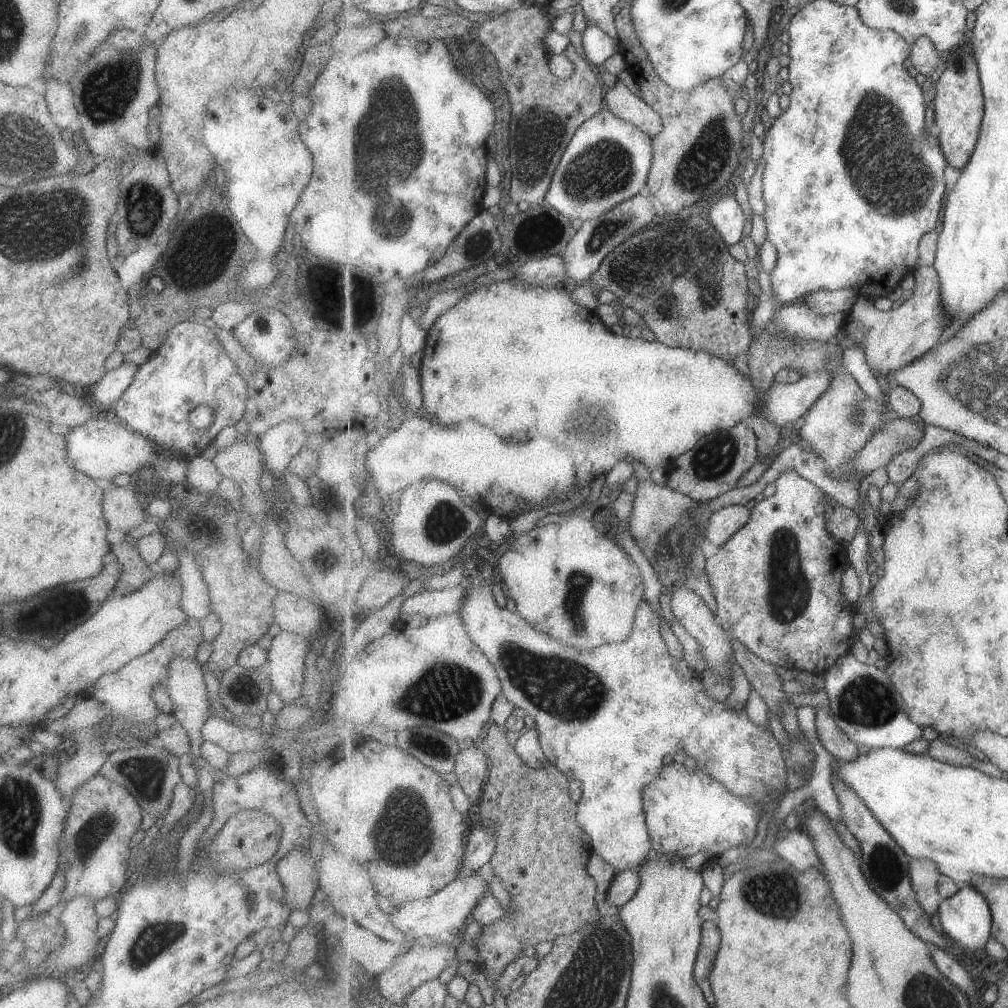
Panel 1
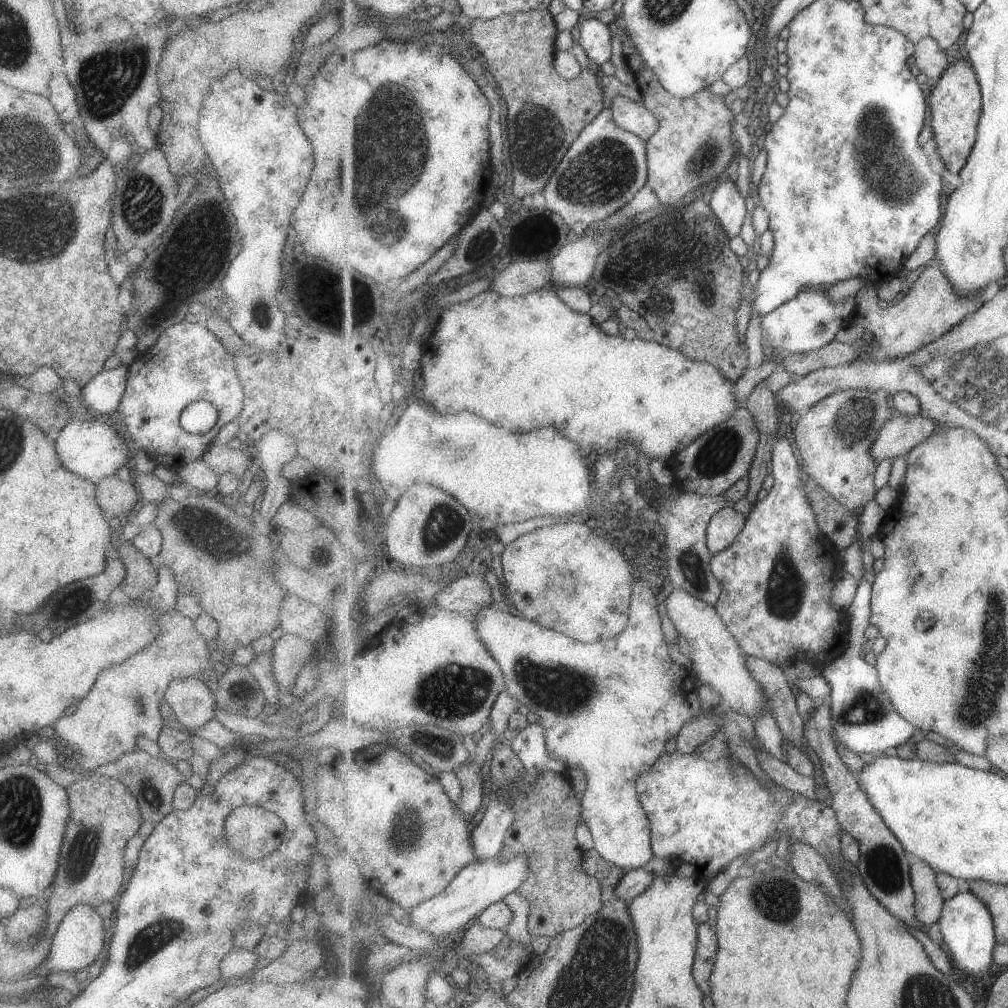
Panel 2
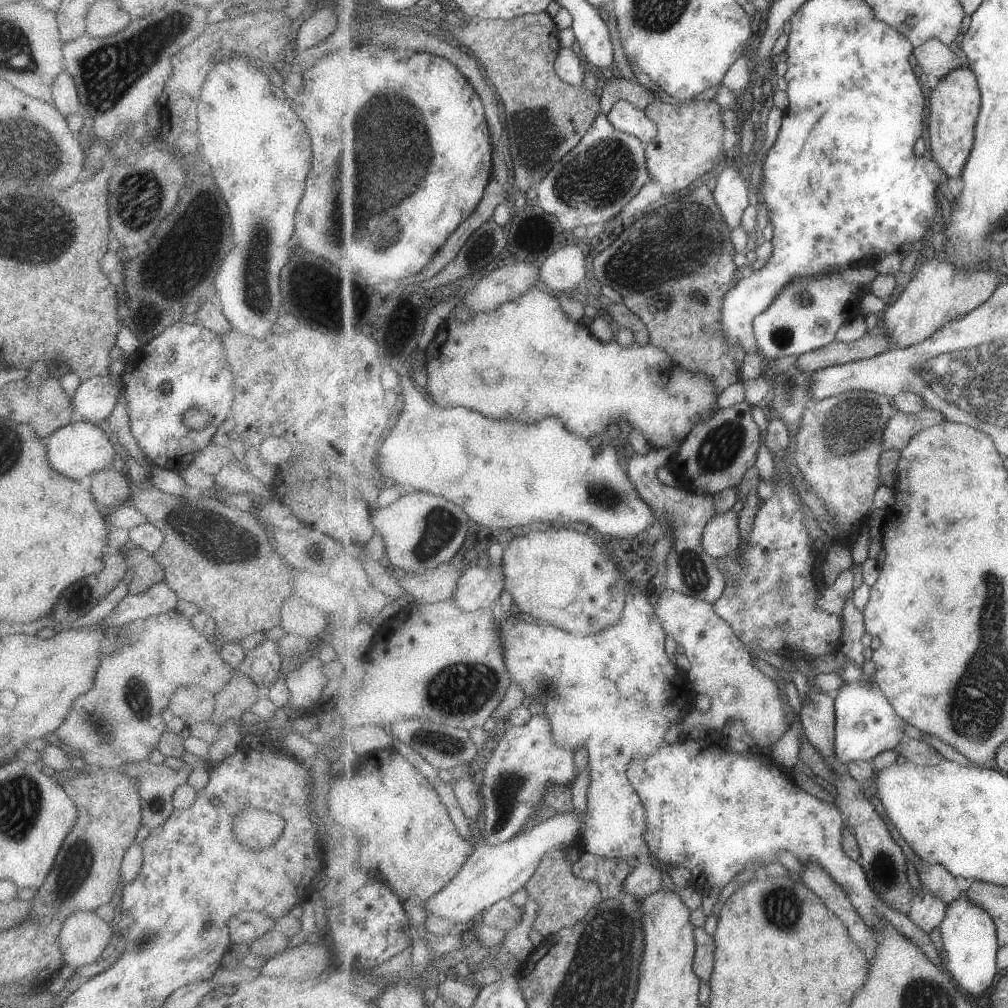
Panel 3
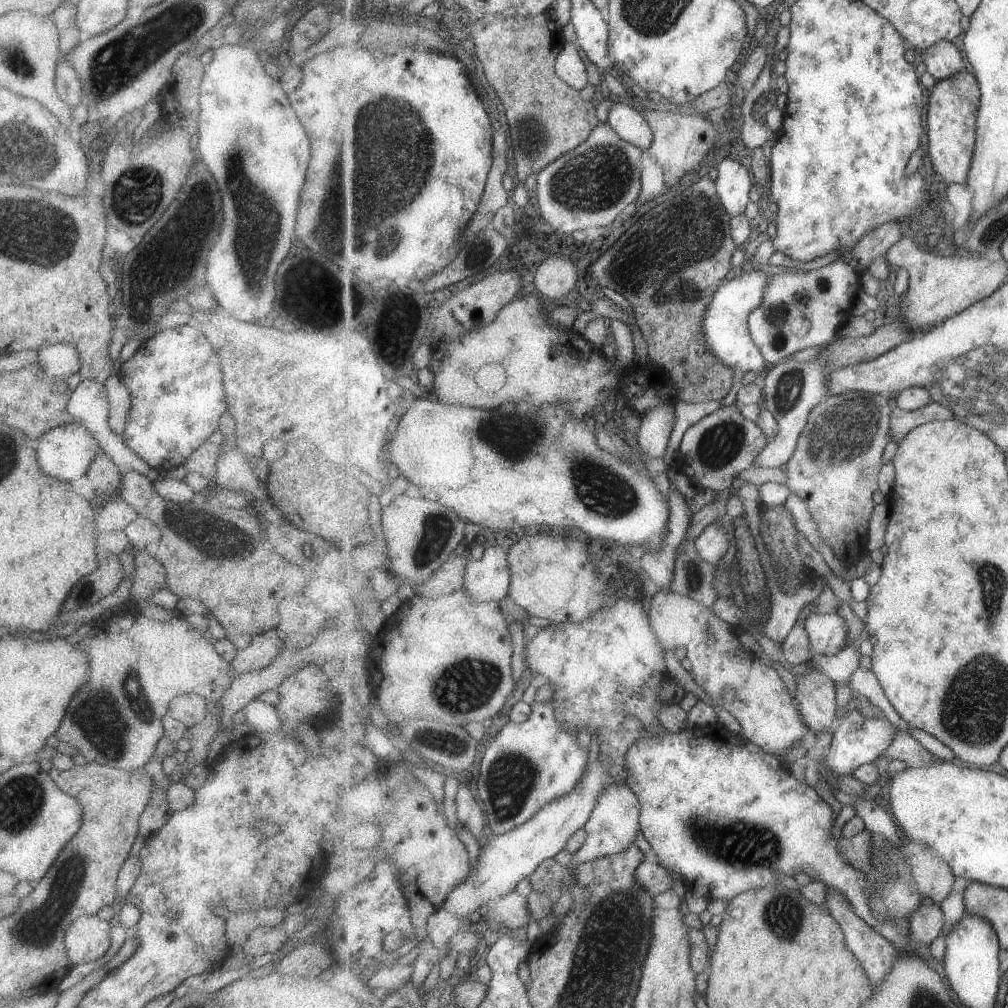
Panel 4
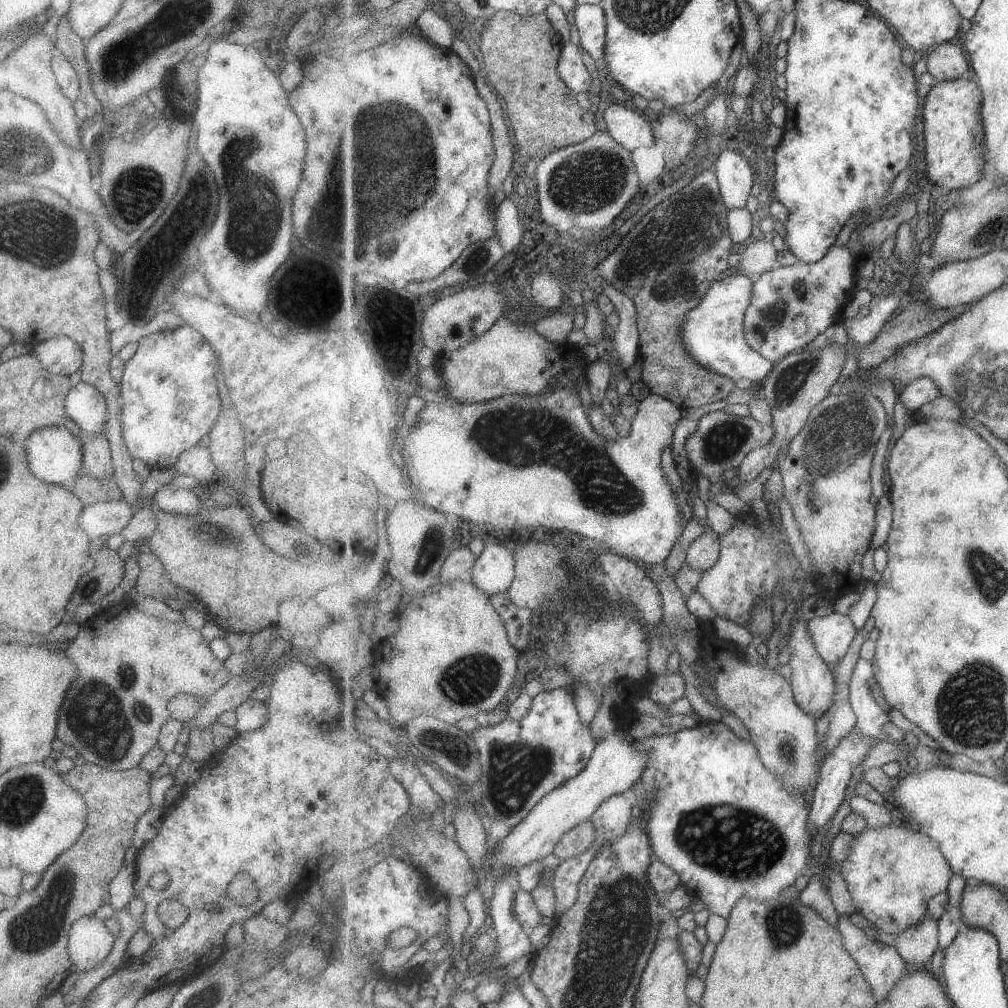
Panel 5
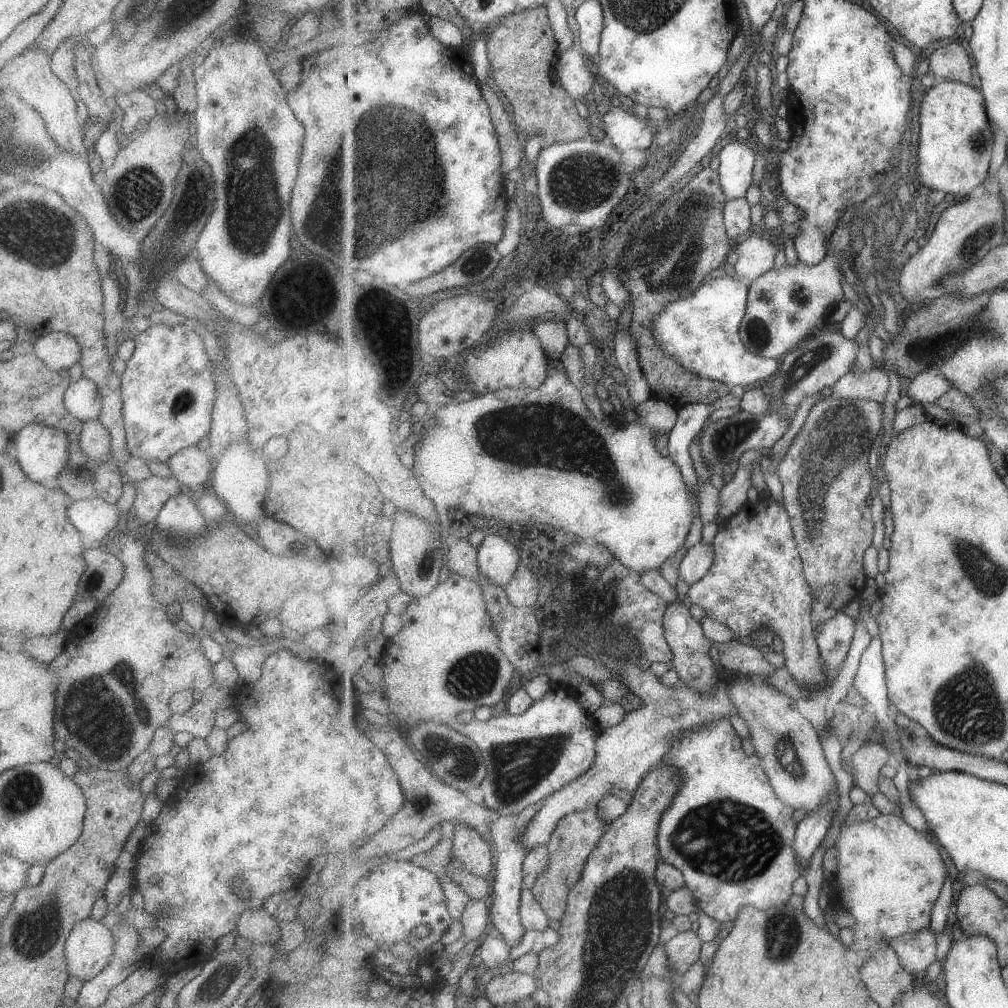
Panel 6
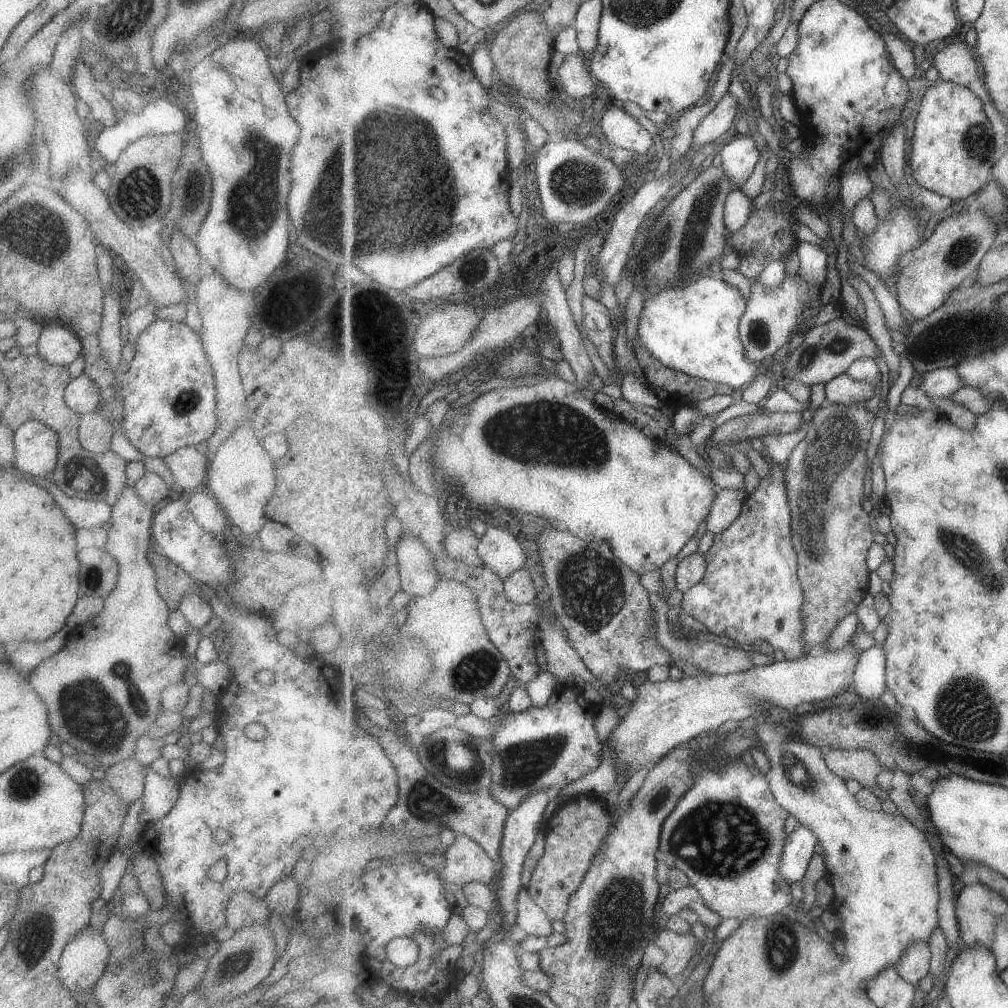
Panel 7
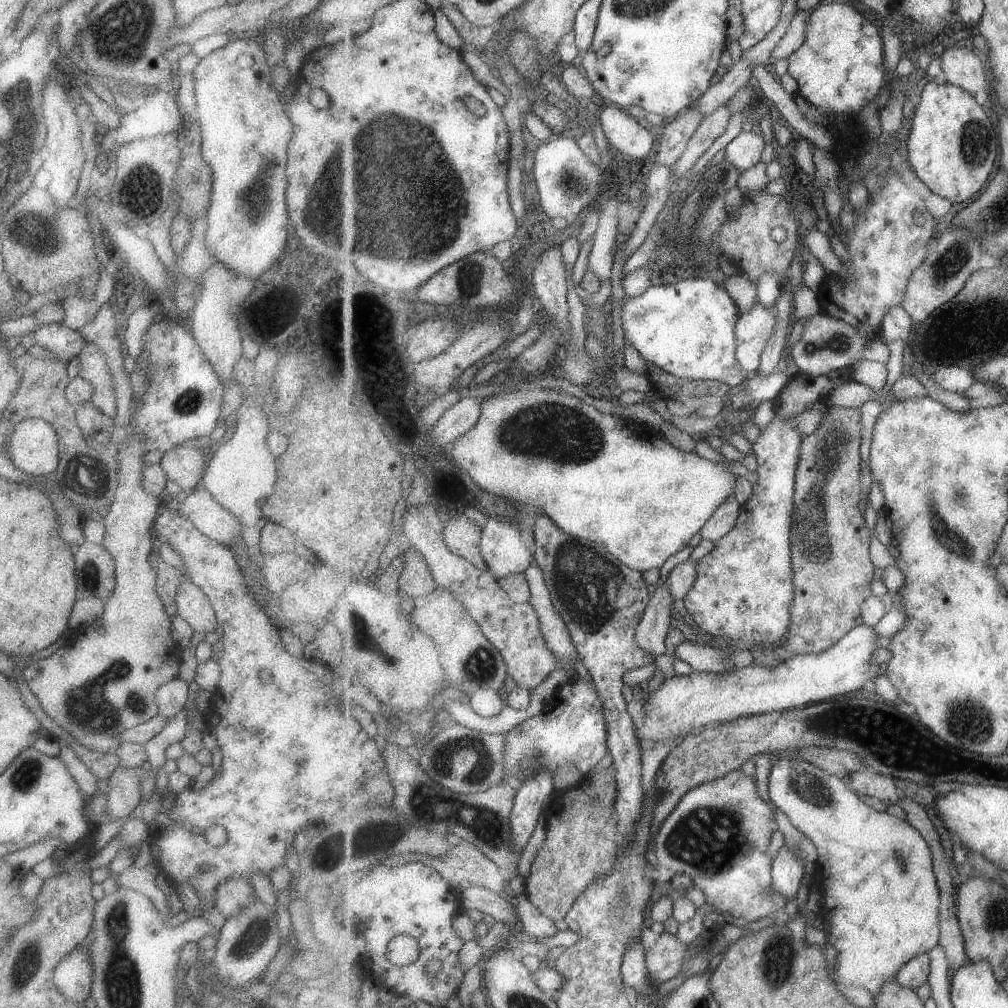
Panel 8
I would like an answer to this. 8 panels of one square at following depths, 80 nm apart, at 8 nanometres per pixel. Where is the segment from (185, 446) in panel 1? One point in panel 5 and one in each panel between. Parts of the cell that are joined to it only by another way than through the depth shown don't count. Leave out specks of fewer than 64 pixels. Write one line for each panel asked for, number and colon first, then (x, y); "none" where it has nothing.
2: (187, 363)
3: (184, 365)
4: (174, 382)
5: (169, 399)

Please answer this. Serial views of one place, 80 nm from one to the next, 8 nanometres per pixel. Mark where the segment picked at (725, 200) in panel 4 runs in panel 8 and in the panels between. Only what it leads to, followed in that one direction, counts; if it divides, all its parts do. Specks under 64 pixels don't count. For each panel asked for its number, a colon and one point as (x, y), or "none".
5: (736, 176)
6: (737, 161)
7: (740, 156)
8: (744, 151)

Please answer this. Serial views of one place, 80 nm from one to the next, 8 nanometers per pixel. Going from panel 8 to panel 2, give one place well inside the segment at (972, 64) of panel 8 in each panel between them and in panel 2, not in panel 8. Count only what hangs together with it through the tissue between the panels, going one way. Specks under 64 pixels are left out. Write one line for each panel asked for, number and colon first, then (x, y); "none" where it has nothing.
2: (930, 58)
3: (934, 56)
4: (942, 60)
5: (947, 61)
6: (952, 63)
7: (955, 62)

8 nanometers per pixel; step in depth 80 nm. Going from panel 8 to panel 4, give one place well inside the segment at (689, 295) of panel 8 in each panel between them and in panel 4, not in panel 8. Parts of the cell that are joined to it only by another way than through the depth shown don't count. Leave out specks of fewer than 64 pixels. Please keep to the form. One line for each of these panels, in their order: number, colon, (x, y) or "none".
4: (728, 335)
5: (714, 333)
6: (702, 332)
7: (696, 329)

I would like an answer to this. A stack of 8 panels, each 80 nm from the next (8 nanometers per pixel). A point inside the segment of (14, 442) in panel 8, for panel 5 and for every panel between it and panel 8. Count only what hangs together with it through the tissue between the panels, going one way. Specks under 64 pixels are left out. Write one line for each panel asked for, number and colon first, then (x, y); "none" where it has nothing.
5: (54, 454)
6: (42, 452)
7: (35, 444)

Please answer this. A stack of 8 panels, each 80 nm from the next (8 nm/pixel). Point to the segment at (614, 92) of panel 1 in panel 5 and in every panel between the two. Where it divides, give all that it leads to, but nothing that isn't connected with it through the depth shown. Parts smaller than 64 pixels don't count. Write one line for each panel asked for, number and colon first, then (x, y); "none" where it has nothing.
2: (634, 116)
3: (625, 115)
4: (632, 125)
5: (632, 128)

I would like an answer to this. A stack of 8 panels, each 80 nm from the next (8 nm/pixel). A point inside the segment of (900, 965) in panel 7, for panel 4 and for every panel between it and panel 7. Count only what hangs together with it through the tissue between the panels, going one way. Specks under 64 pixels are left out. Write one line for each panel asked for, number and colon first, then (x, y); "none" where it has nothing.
4: (927, 922)
5: (916, 945)
6: (917, 951)

